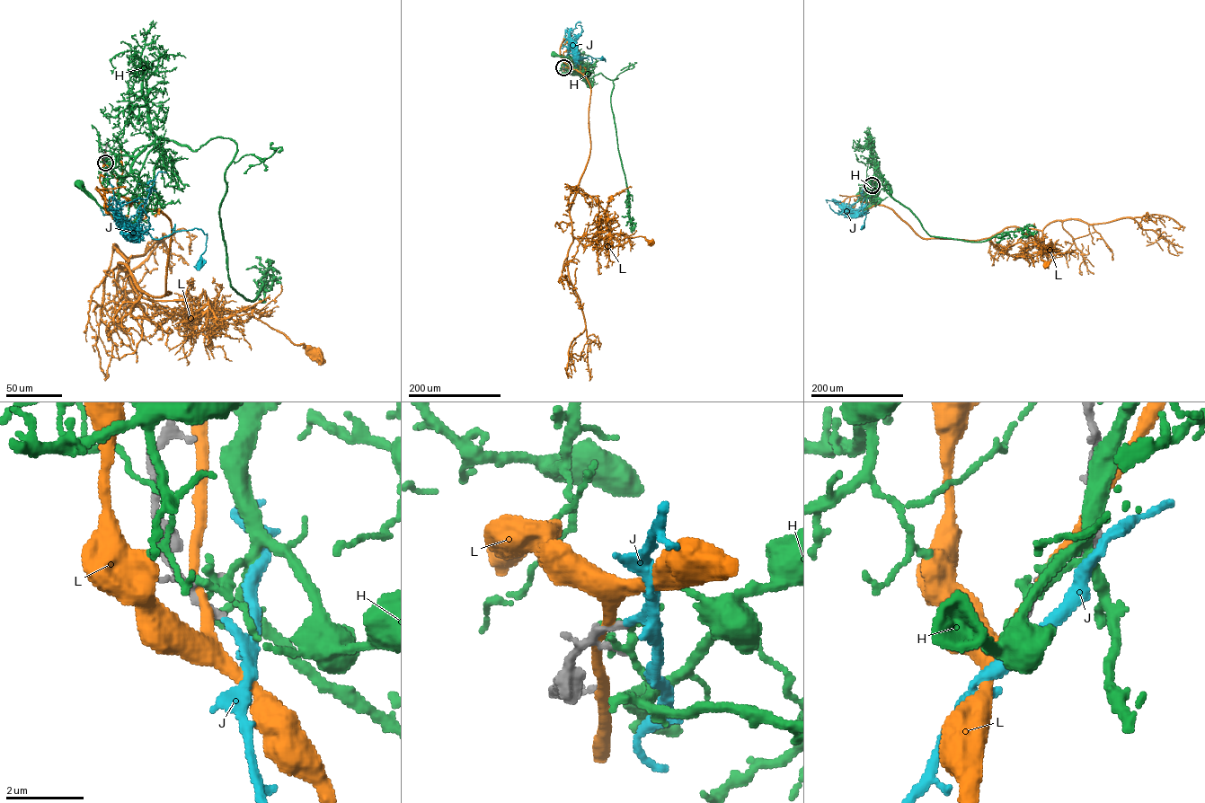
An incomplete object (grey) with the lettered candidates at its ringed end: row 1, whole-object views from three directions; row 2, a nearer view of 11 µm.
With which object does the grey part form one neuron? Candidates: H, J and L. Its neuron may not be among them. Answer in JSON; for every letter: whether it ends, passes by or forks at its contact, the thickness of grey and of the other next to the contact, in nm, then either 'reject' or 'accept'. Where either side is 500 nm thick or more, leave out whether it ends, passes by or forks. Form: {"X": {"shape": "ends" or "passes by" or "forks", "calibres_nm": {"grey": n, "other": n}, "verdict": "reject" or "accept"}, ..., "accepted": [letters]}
{"H": {"shape": "forks", "calibres_nm": {"grey": 180, "other": 160}, "verdict": "reject"}, "J": {"shape": "ends", "calibres_nm": {"grey": 170, "other": 200}, "verdict": "accept"}, "L": {"shape": "passes by", "calibres_nm": {"grey": 280, "other": 220}, "verdict": "reject"}, "accepted": ["J"]}

